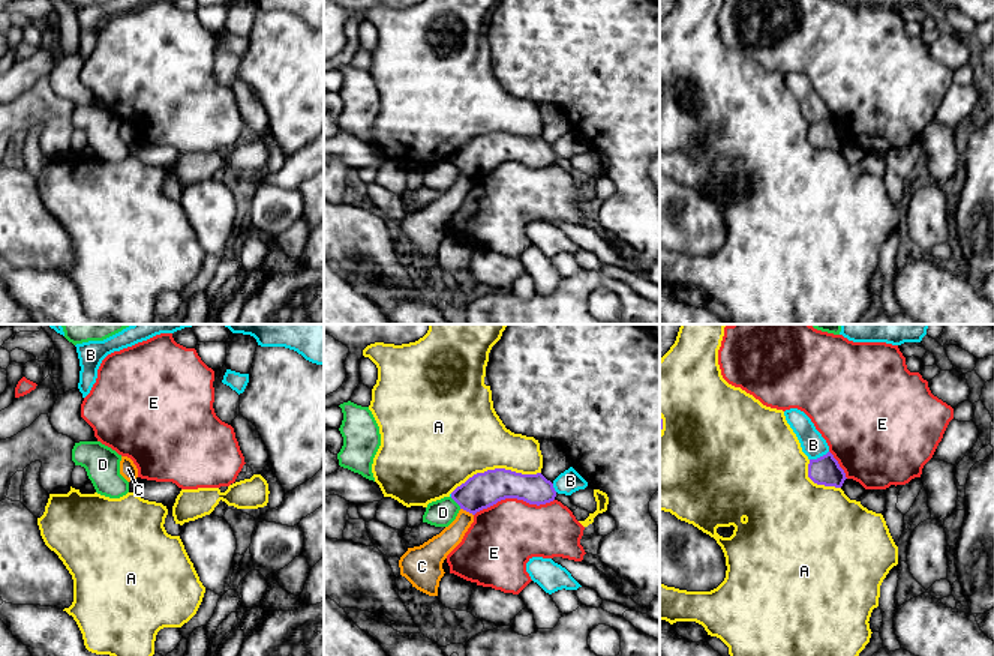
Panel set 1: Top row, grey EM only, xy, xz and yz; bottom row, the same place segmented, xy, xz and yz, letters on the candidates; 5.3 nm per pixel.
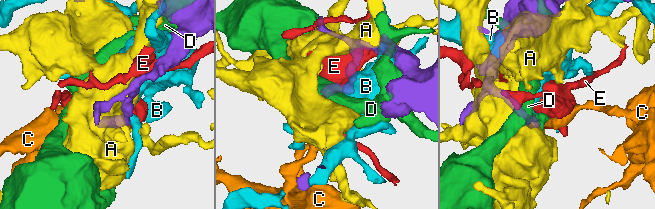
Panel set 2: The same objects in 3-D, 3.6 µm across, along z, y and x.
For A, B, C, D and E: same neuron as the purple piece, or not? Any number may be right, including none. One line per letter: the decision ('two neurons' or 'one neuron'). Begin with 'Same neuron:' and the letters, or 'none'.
Same neuron: none
A: two neurons
B: two neurons
C: two neurons
D: two neurons
E: two neurons

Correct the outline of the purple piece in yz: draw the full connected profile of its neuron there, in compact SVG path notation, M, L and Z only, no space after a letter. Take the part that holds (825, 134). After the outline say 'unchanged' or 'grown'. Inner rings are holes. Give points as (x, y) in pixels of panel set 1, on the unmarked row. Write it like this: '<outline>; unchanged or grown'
M831 116L817 123L810 123L808 141L817 149L835 152L841 152L847 143L844 134Z; unchanged

